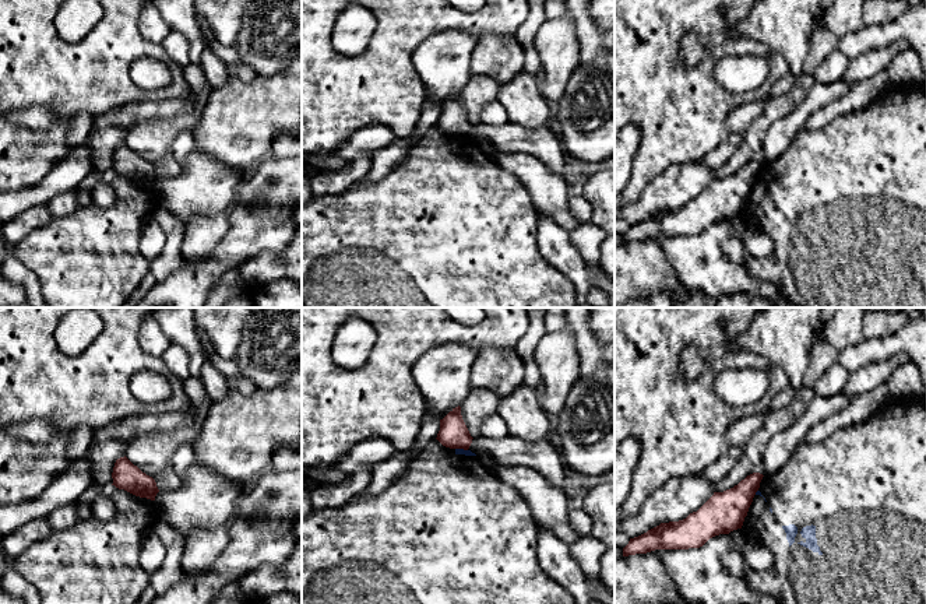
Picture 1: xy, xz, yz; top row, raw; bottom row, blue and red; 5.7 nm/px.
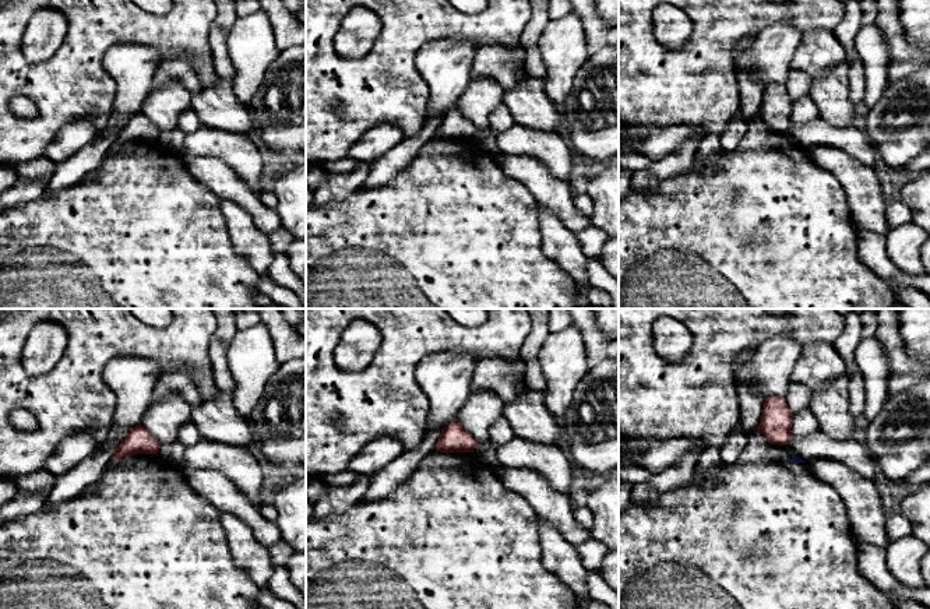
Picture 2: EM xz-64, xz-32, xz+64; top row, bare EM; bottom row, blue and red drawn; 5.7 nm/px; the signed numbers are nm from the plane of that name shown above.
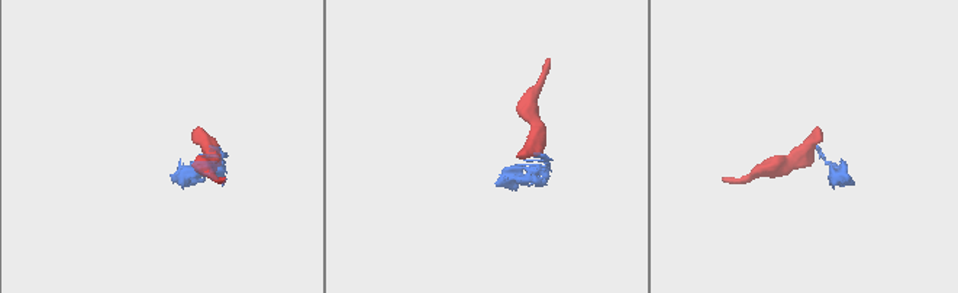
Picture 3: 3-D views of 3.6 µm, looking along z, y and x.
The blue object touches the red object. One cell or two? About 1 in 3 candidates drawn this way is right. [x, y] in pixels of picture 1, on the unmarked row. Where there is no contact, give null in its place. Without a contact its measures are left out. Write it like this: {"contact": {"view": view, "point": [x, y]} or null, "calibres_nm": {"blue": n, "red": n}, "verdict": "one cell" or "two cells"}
{"contact": {"view": "xz", "point": [461, 136]}, "calibres_nm": {"blue": 30, "red": 170}, "verdict": "two cells"}

